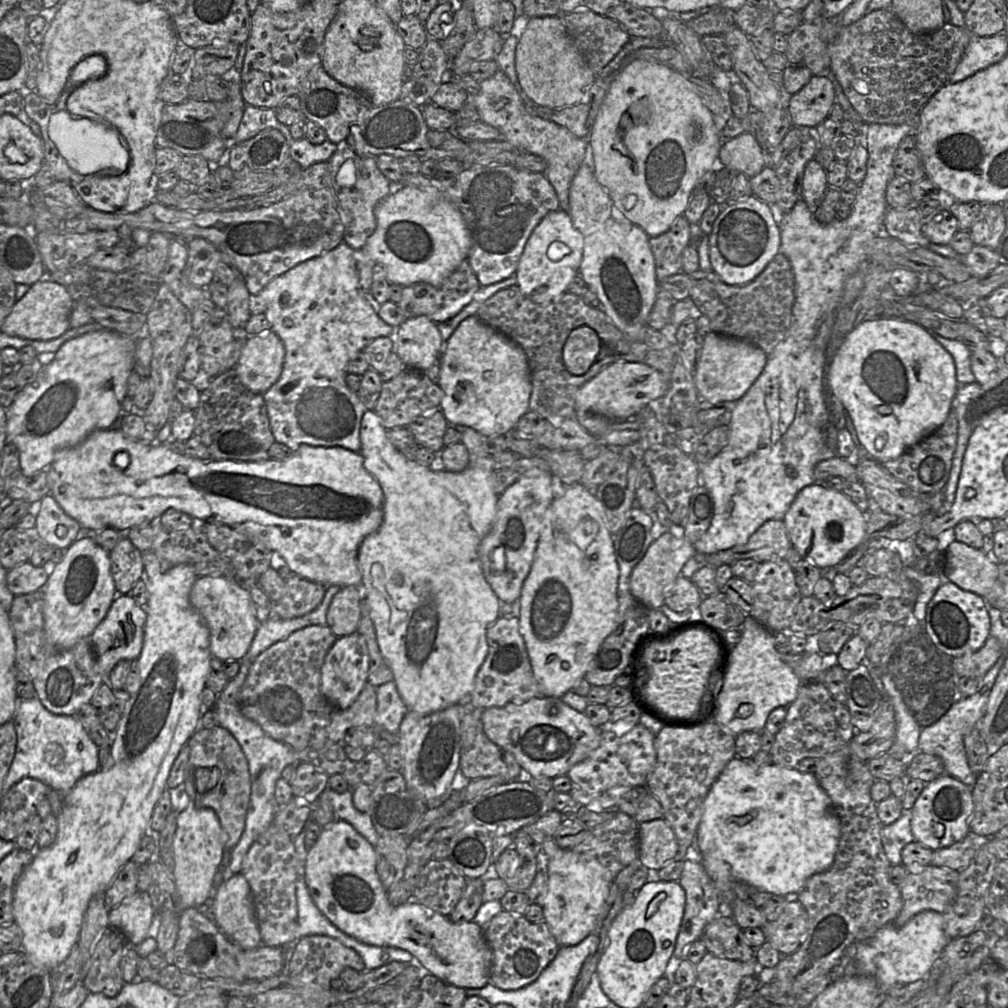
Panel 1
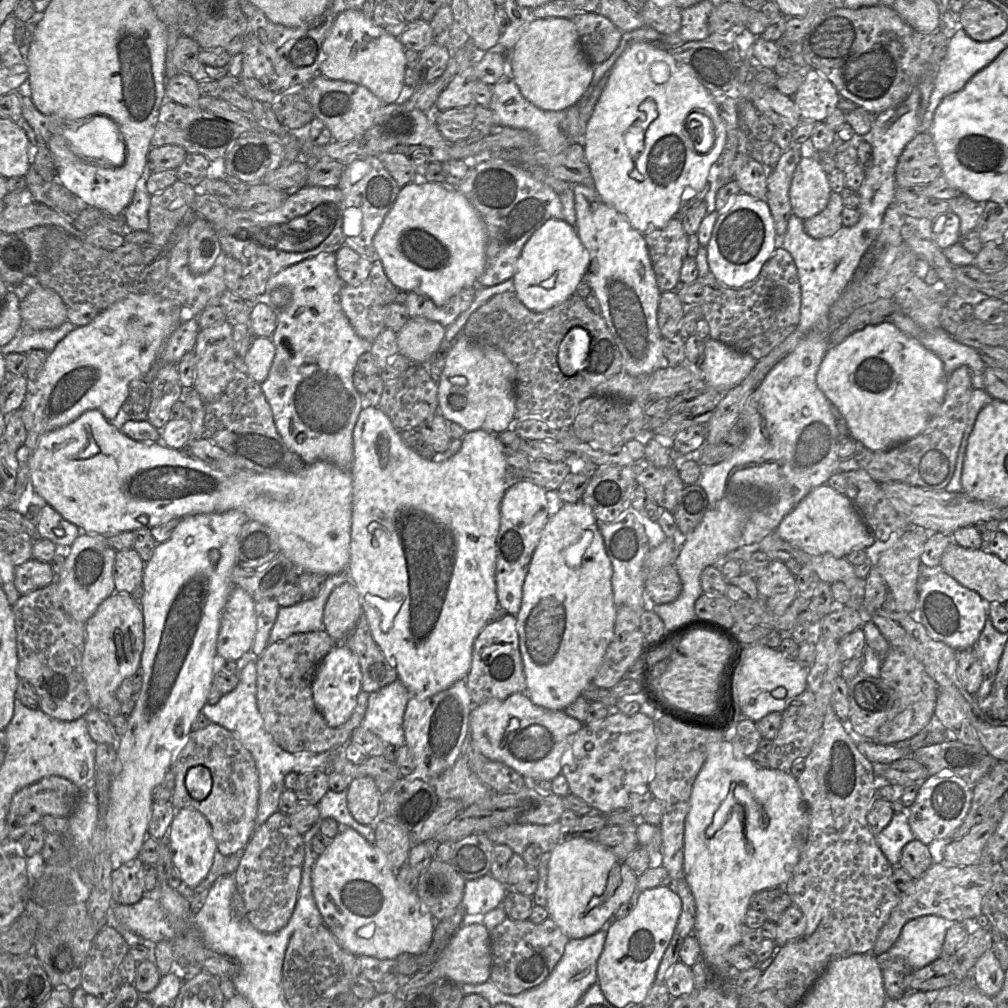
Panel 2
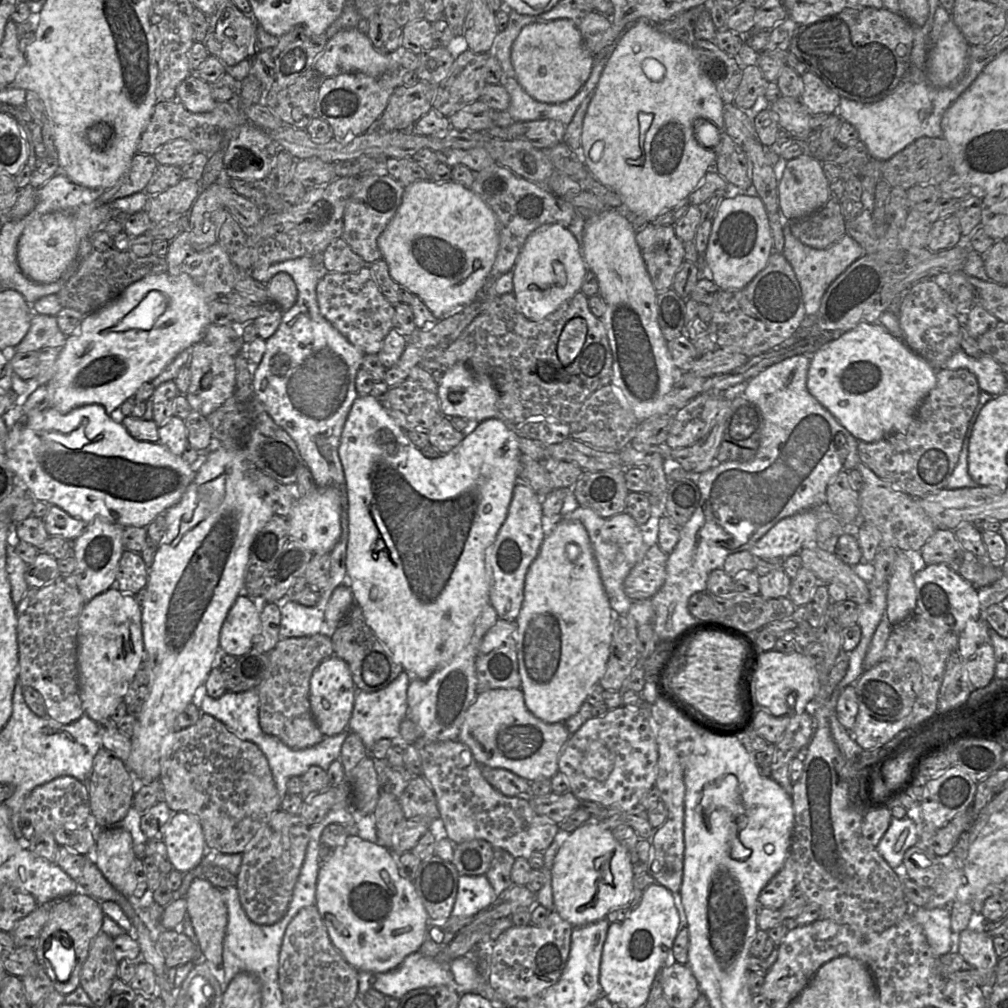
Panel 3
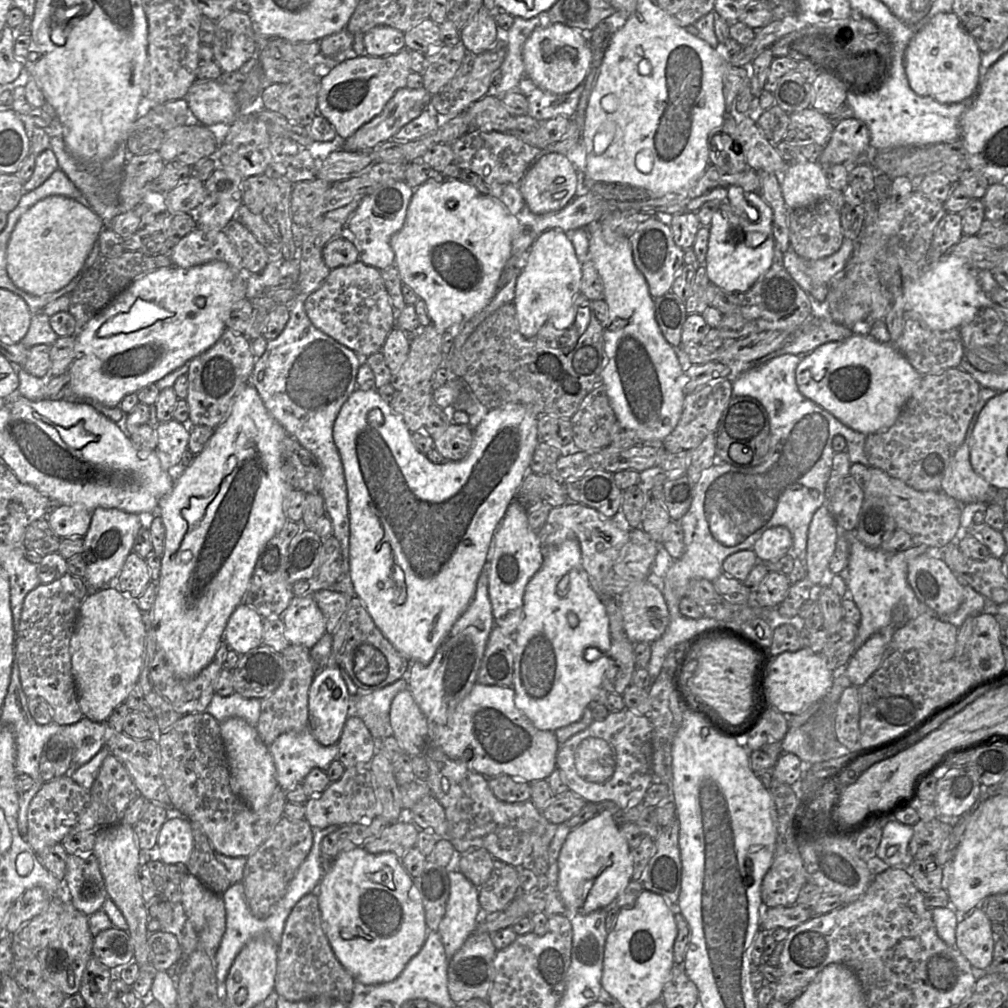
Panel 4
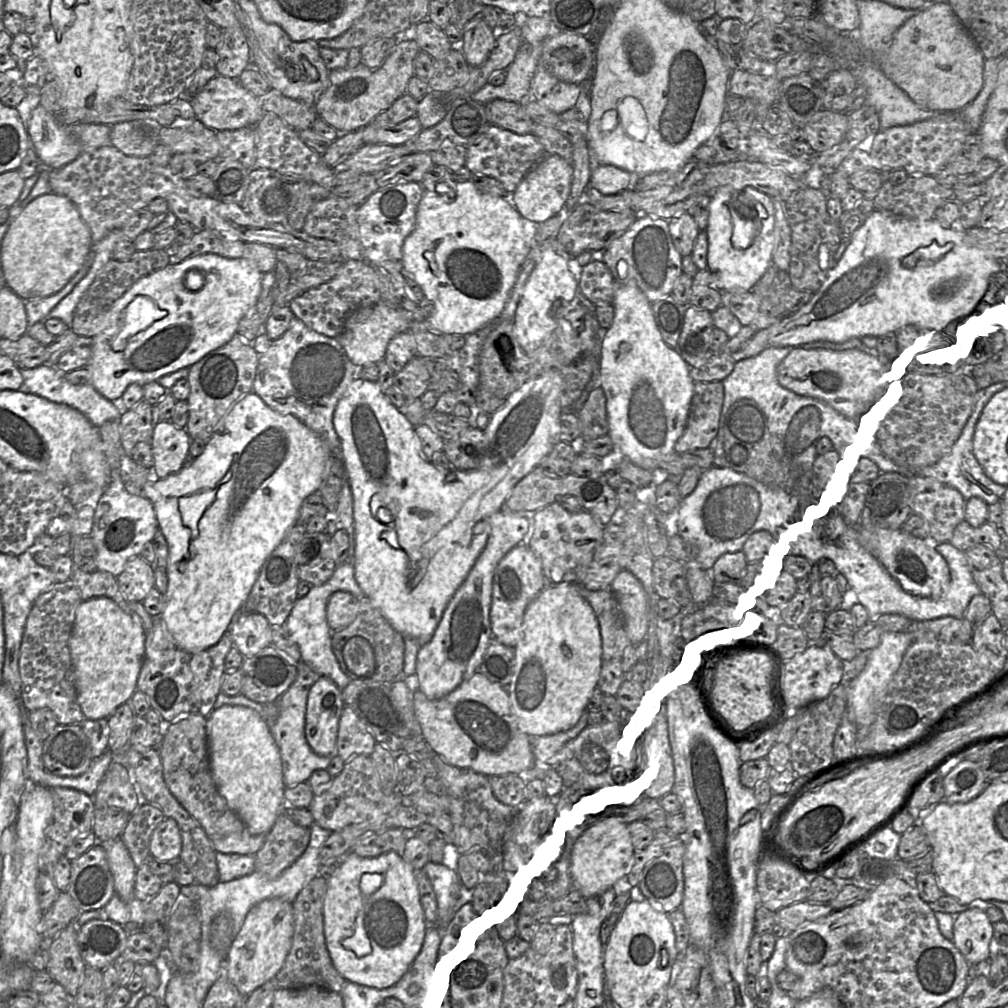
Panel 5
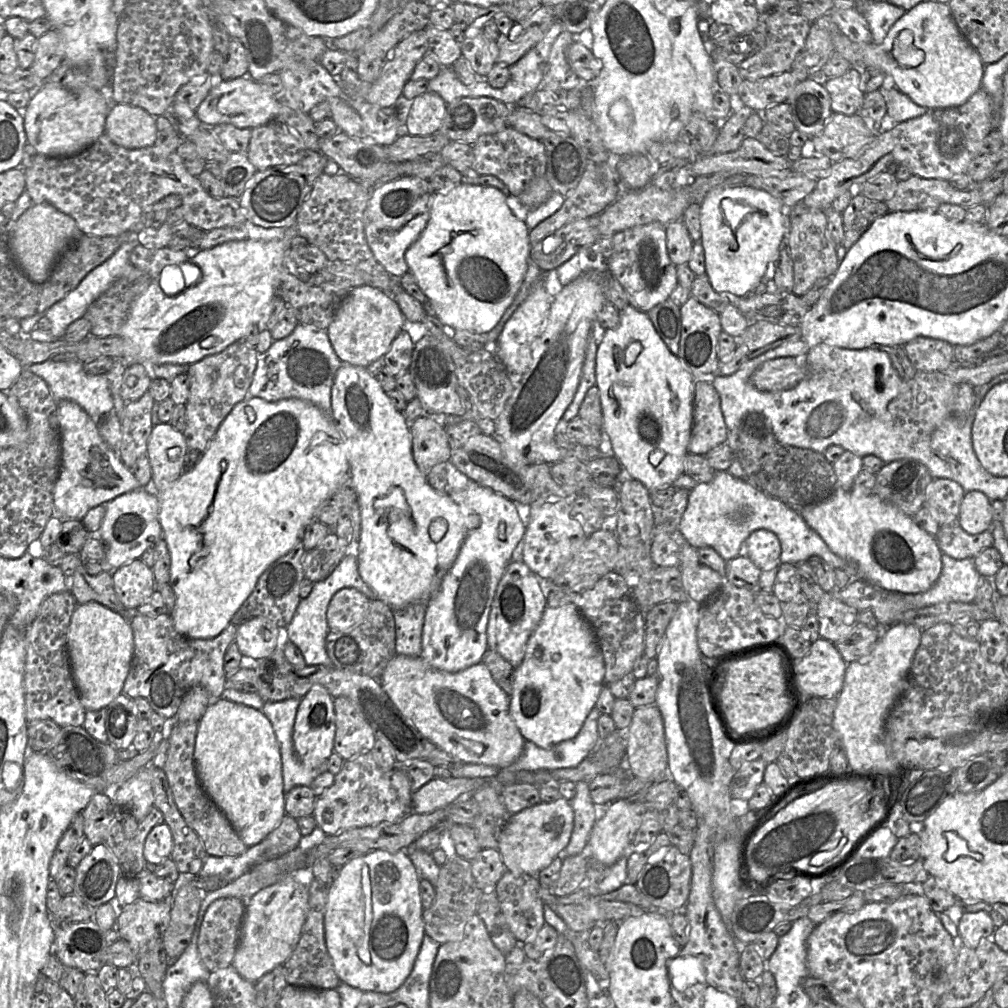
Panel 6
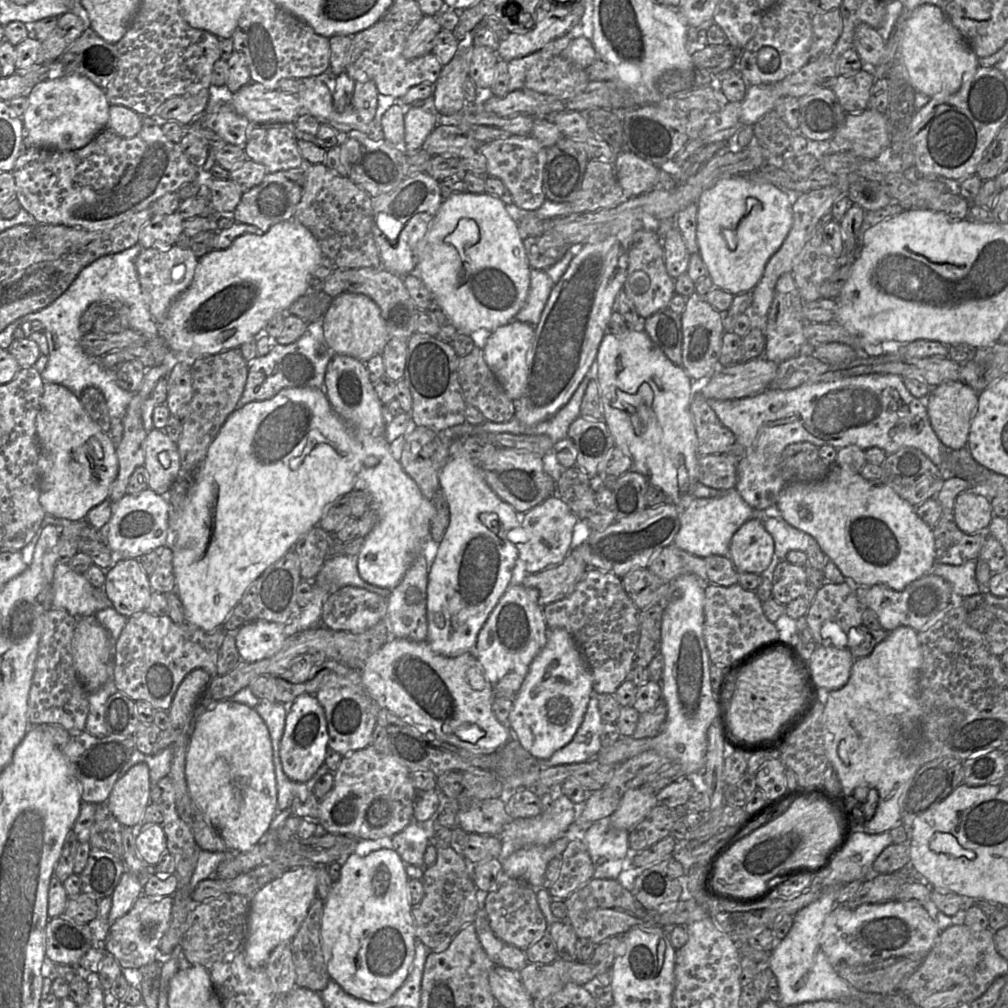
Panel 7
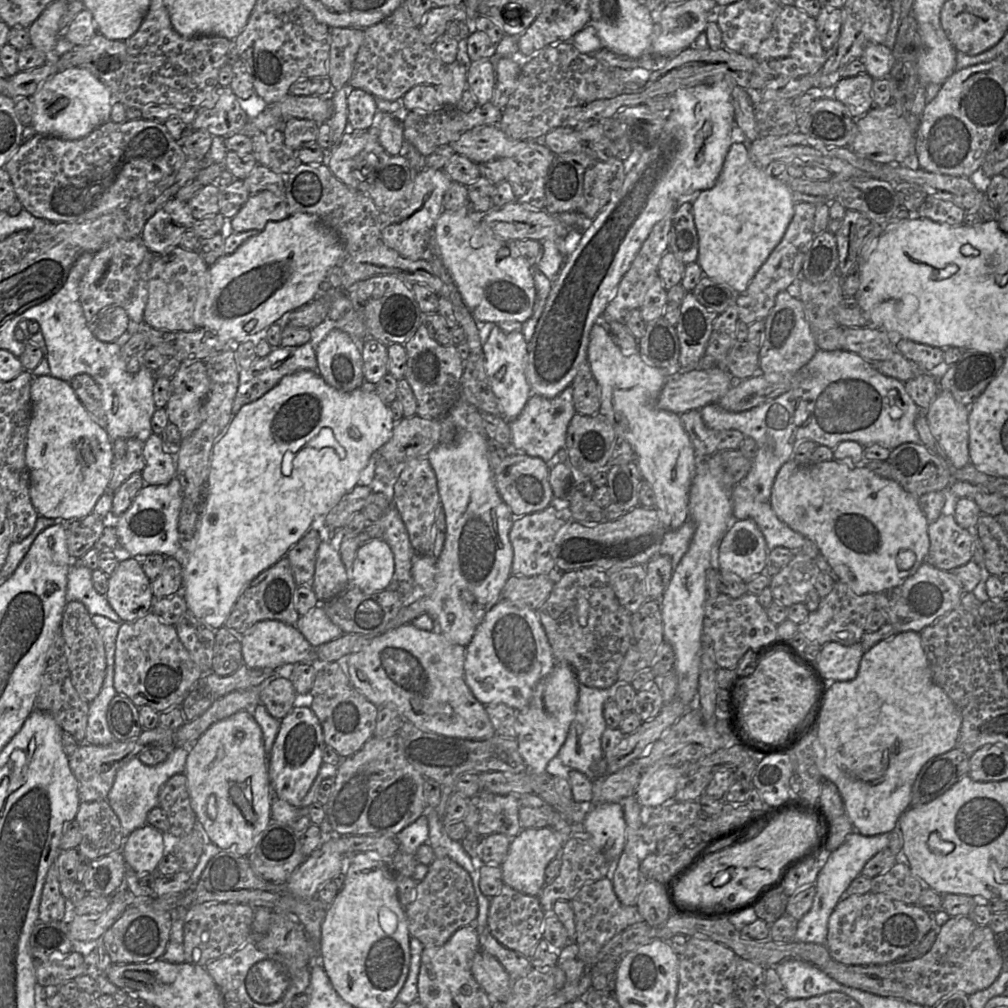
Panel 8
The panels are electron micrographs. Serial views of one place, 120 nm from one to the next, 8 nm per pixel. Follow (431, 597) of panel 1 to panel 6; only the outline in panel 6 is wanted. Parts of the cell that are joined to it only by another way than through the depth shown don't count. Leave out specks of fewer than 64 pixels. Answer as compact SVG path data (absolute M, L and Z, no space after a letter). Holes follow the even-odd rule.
M583 274L554 296L528 370L515 383L504 410L494 421L493 436L516 465L551 465L562 459L562 451L554 440L556 427L577 391L591 328L606 304L599 277ZM343 364L336 372L331 395L331 418L336 423L346 442L347 458L350 465L350 478L357 492L357 501L361 513L361 533L359 544L356 548L360 577L376 593L379 600L390 606L393 610L405 608L415 602L428 601L439 587L442 578L454 564L468 533L480 526L480 517L467 506L459 506L448 494L435 491L429 484L427 476L421 472L414 461L411 433L404 414L394 407L388 398L388 394L383 390L377 379L370 375L366 368ZM436 519L443 519L448 525L445 536L439 542L433 542L429 536L429 527Z

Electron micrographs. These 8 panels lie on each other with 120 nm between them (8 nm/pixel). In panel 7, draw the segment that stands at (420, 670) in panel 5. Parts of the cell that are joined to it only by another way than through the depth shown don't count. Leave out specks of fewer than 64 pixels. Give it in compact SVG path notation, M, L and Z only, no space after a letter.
M450 457L439 473L439 485L448 503L449 525L428 574L426 641L435 653L456 657L473 652L479 632L509 587L518 550L508 539L508 533L514 528L524 528L520 526L519 514L493 492L477 465L468 458Z

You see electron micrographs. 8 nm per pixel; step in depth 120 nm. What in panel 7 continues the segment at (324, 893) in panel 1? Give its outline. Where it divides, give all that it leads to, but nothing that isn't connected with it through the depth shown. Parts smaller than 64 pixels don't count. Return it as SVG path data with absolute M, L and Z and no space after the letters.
M381 848L367 856L351 854L342 865L340 879L325 901L321 922L322 949L330 979L349 995L371 1003L390 998L406 980L415 957L415 922L408 887L406 864L391 848Z

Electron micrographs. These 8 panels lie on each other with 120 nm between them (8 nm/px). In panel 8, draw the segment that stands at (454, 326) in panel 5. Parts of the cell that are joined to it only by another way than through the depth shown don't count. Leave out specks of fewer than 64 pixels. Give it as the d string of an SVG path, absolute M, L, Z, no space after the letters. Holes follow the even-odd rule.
M471 206L457 211L443 209L433 226L442 263L452 277L465 305L477 322L524 323L532 316L536 301L536 288L533 277L533 267L535 266L531 266L527 259L520 254L514 241L506 241L491 230L485 223L485 214L475 211ZM503 246L510 249L510 254L506 257L499 256L499 250Z

